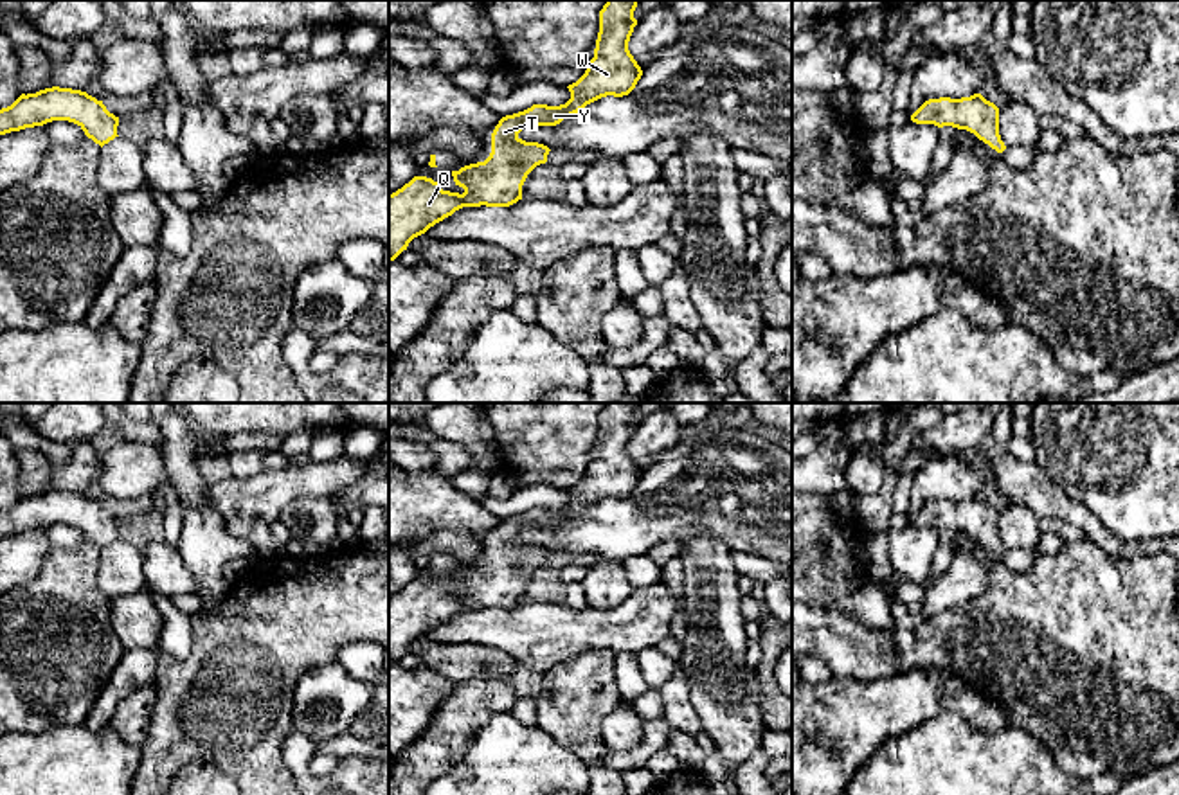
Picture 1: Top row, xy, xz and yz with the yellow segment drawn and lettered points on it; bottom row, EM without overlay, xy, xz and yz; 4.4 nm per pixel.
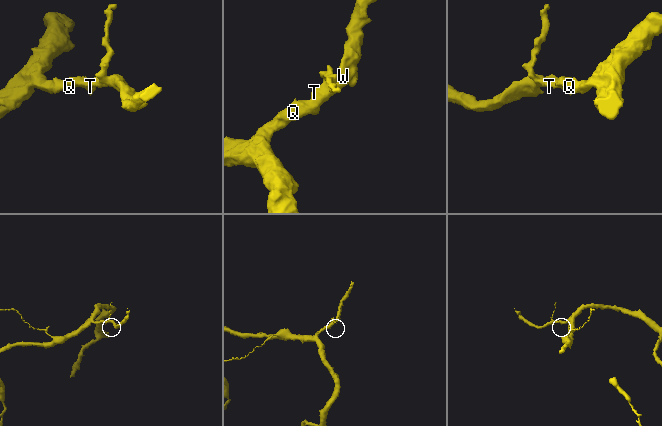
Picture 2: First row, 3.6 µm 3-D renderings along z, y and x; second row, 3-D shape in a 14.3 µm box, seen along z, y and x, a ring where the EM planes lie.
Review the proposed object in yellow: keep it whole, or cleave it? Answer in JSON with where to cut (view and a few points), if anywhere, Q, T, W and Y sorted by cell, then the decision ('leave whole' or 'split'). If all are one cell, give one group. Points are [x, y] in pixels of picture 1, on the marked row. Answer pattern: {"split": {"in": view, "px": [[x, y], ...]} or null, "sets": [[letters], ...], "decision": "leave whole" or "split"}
{"split": null, "sets": [["Q", "T", "W", "Y"]], "decision": "leave whole"}

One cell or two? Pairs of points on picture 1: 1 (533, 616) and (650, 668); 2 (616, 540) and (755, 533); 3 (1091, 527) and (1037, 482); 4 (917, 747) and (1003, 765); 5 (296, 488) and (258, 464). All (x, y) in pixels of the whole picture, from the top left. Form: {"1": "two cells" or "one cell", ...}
{"1": "two cells", "2": "one cell", "3": "one cell", "4": "one cell", "5": "two cells"}

